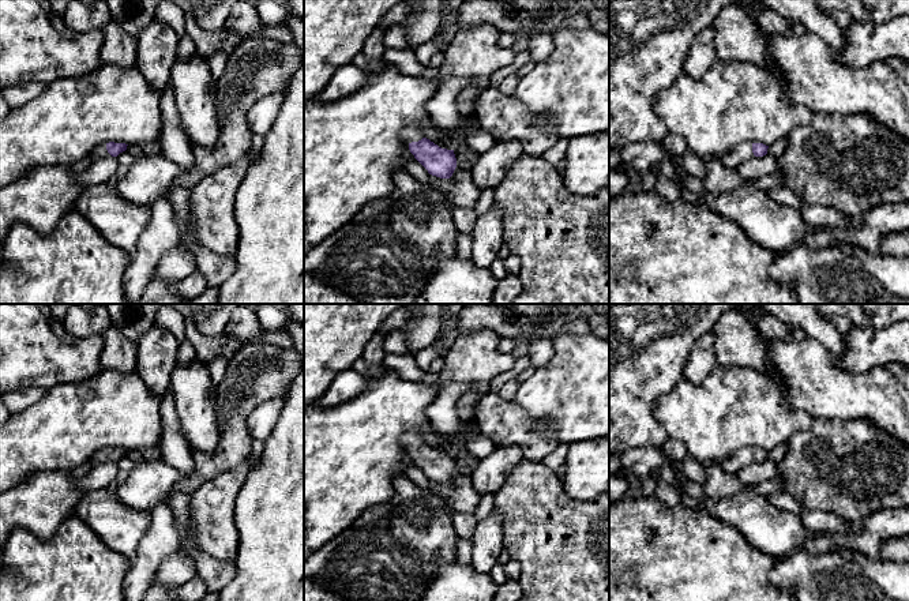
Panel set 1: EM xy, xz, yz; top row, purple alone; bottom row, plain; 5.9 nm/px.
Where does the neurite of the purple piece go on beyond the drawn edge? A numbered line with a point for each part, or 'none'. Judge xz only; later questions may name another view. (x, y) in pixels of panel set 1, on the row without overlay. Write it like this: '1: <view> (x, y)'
1: xz (410, 439)

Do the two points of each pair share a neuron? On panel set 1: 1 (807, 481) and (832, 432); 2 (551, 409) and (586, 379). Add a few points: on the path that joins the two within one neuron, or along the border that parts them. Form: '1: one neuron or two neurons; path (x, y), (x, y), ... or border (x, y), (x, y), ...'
1: one neuron; path (819, 469), (826, 462), (827, 444)
2: one neuron; path (559, 401), (578, 387)

